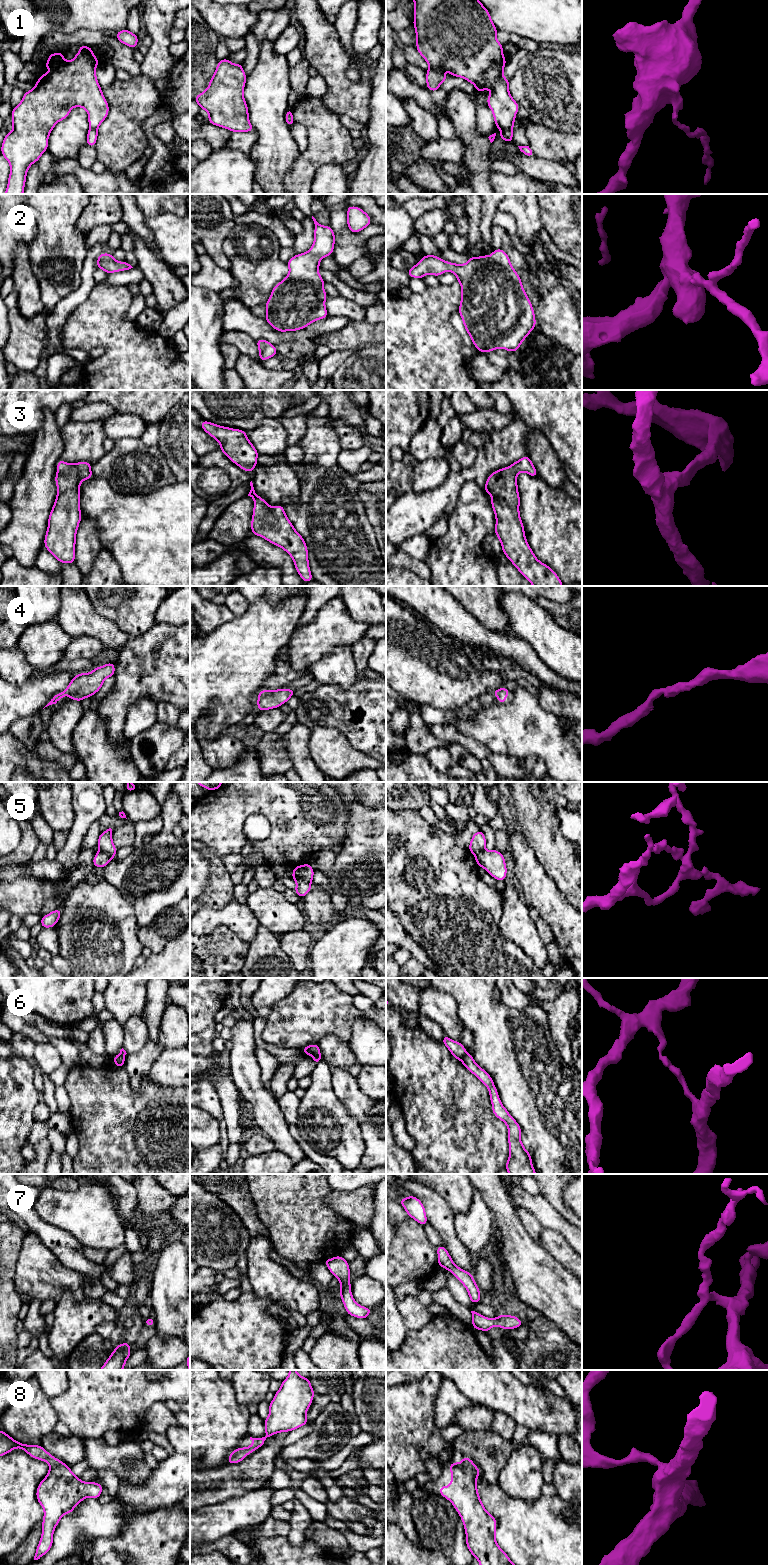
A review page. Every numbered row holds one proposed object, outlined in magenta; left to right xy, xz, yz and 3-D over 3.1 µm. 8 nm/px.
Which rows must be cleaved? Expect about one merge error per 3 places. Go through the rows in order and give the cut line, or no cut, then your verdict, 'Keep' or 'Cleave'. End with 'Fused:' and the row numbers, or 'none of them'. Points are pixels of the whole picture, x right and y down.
1: Split along yz (512, 126), (502, 129). Cleave
2: No split. Keep
3: No split. Keep
4: No split. Keep
5: Split along xz (293, 872), (304, 881), (310, 883). Cleave
6: Split along yz (466, 1053), (460, 1059). Cleave
7: No split. Keep
8: No split. Keep
Fused: 1, 5, 6

